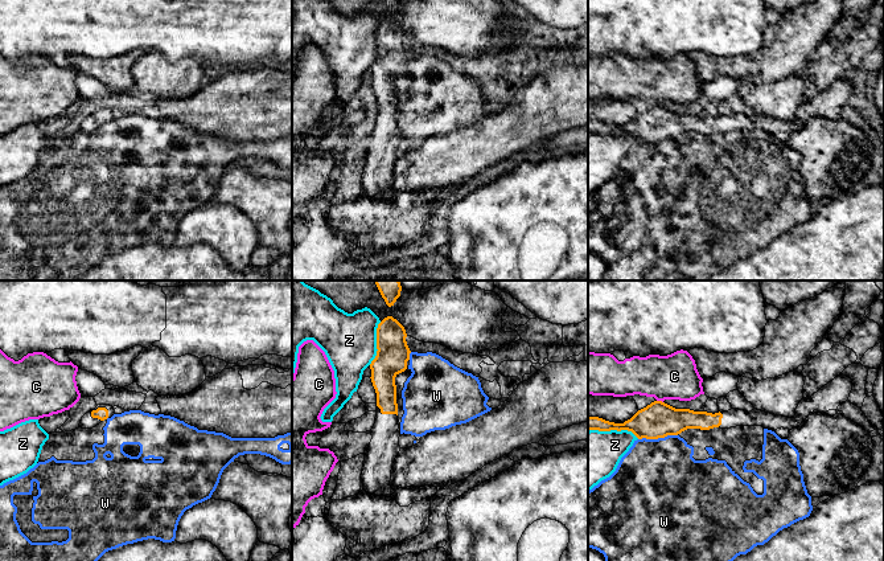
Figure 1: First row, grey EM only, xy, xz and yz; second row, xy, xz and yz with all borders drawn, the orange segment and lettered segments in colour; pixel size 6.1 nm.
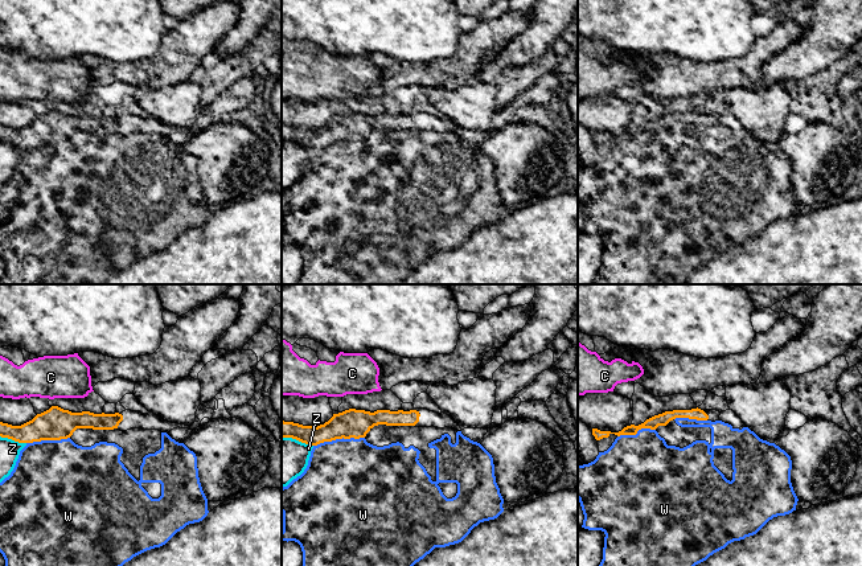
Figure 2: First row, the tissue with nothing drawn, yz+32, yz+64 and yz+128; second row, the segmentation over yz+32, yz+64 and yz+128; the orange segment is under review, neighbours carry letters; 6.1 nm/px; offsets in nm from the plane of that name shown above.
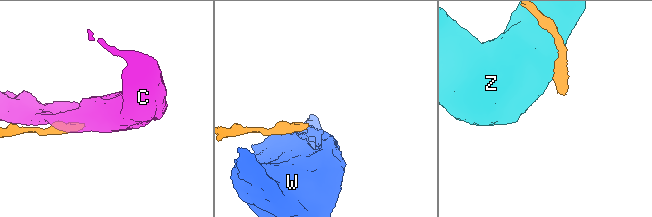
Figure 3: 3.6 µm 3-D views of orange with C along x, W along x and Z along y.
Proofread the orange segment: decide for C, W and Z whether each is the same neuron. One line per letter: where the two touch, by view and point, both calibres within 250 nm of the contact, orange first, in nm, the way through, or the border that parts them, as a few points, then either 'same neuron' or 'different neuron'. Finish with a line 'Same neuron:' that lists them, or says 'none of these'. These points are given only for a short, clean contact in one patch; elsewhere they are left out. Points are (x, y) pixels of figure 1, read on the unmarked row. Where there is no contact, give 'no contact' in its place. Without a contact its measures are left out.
C: contact yz (660, 105); calibres 220 and 280 nm; different neuron
W: contact yz (657, 142); calibres 220 and 500 nm; border yz (677, 138), (638, 143); different neuron
Z: contact yz (613, 132); calibres 200 and 320 nm; different neuron
Same neuron: none of these

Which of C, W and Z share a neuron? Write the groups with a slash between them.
C / W / Z

